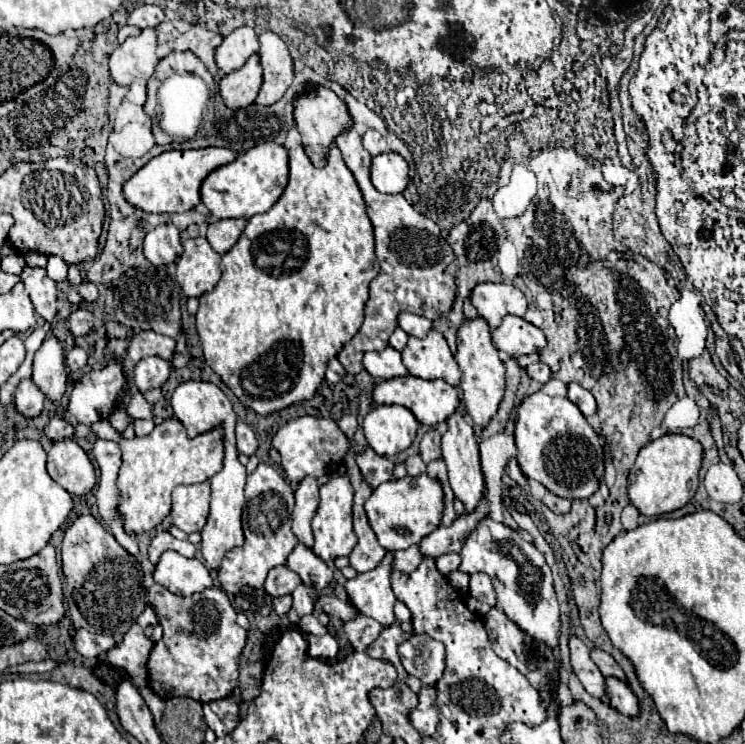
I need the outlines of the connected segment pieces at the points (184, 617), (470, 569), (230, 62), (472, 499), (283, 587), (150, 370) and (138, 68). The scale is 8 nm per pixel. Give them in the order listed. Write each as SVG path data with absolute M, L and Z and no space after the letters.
M153 584L147 592L147 600L163 628L163 638L153 646L147 662L151 690L163 700L185 696L207 704L227 698L237 688L239 656L247 640L247 630L237 626L235 610L227 594L211 586L201 594L185 598Z
M485 518L473 534L469 534L465 546L459 552L461 570L467 574L485 572L497 592L497 606L527 634L541 638L549 648L557 646L559 640L559 604L553 590L551 570L543 554L515 530Z
M241 26L241 28L237 28L237 30L233 30L229 36L225 36L223 38L223 44L217 48L217 52L215 52L215 62L217 62L217 66L219 66L219 70L223 72L223 74L229 74L229 72L235 72L235 70L239 70L253 54L257 54L259 52L259 40L257 40L257 34L255 34L255 30L251 28L251 26Z
M461 402L457 410L447 418L447 430L441 438L441 456L449 472L449 484L455 492L455 496L465 504L467 512L473 512L477 502L481 500L481 494L485 492L485 482L483 482L483 472L479 466L479 440L473 432L473 426L467 424L465 420L465 404Z
M279 566L269 572L265 580L265 590L267 594L277 598L277 596L293 594L297 584L301 584L301 578L297 578L297 574L293 574L293 570L289 570L287 566Z
M157 356L143 358L135 366L135 386L141 392L145 392L149 388L161 388L169 376L171 376L169 362L163 358L157 358Z
M145 28L139 36L127 38L121 46L117 46L109 60L113 82L119 86L131 86L133 82L147 86L159 62L155 48L157 36L153 28Z

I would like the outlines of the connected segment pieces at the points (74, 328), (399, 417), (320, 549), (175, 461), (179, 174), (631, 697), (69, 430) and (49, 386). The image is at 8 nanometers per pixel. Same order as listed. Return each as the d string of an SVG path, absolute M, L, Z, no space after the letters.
M79 308L79 310L75 310L71 316L69 316L69 330L71 330L71 334L77 338L77 336L85 336L85 334L89 334L91 332L91 328L93 328L93 316L91 316L91 312L89 310L85 310L85 308Z
M377 406L363 420L365 438L379 456L407 450L415 440L417 428L419 422L403 406Z
M337 476L331 478L327 484L321 486L321 500L319 500L319 508L317 514L311 522L313 526L313 536L315 536L315 544L311 546L311 550L325 562L335 560L339 556L349 556L351 550L357 544L357 536L353 532L353 514L351 514L351 506L353 506L353 486L349 482L347 476Z
M177 418L157 424L149 436L133 440L125 440L121 434L117 434L107 420L95 422L91 430L97 434L97 438L117 440L123 450L123 464L117 478L117 490L121 498L117 514L127 534L141 534L157 528L171 510L171 492L175 486L205 482L223 466L221 430L211 430L209 434L189 440L183 424Z
M201 148L201 150L169 150L155 158L151 158L141 170L137 170L125 184L123 184L123 198L135 206L137 210L149 214L165 214L165 212L185 212L197 206L199 188L205 176L223 166L233 162L237 152L225 148Z
M605 678L605 698L607 698L611 708L615 708L617 712L621 712L625 716L637 716L639 714L635 694L619 678Z
M51 418L49 424L45 426L45 436L49 440L63 440L63 438L73 438L75 434L75 428L65 422L63 418Z
M49 334L41 348L35 354L33 362L33 382L51 398L59 400L65 392L67 384L67 366L65 366L65 350L57 336Z

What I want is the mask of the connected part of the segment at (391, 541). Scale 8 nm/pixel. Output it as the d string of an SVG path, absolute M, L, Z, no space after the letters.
M427 474L417 478L405 476L401 480L385 482L373 490L373 494L365 502L365 512L369 524L379 540L379 544L389 550L407 550L413 544L419 544L429 532L433 532L441 524L443 510L443 490L441 484Z

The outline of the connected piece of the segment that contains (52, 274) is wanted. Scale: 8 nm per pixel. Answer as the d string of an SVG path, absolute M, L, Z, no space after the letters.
M49 256L49 264L47 264L47 274L49 274L49 278L53 278L55 282L63 282L63 280L67 280L69 265L66 262L63 262L61 258L57 258L57 256Z

